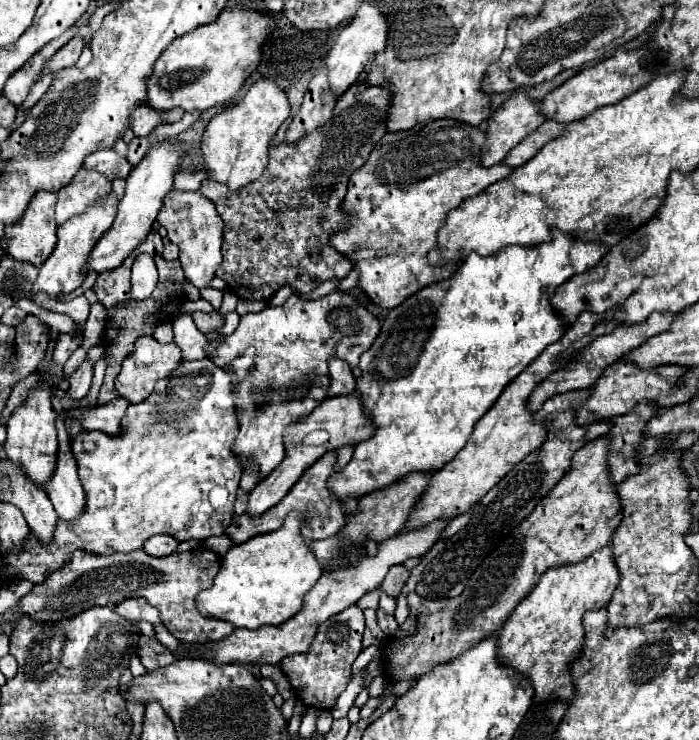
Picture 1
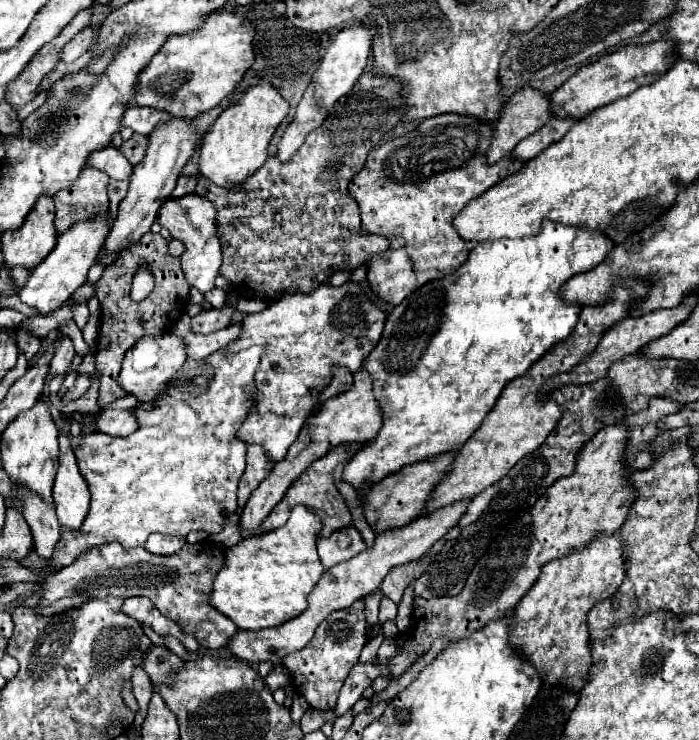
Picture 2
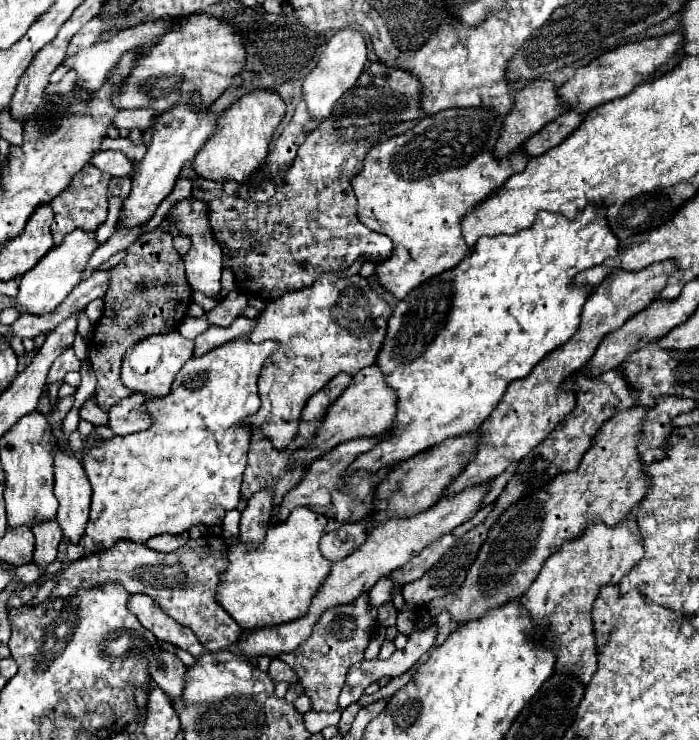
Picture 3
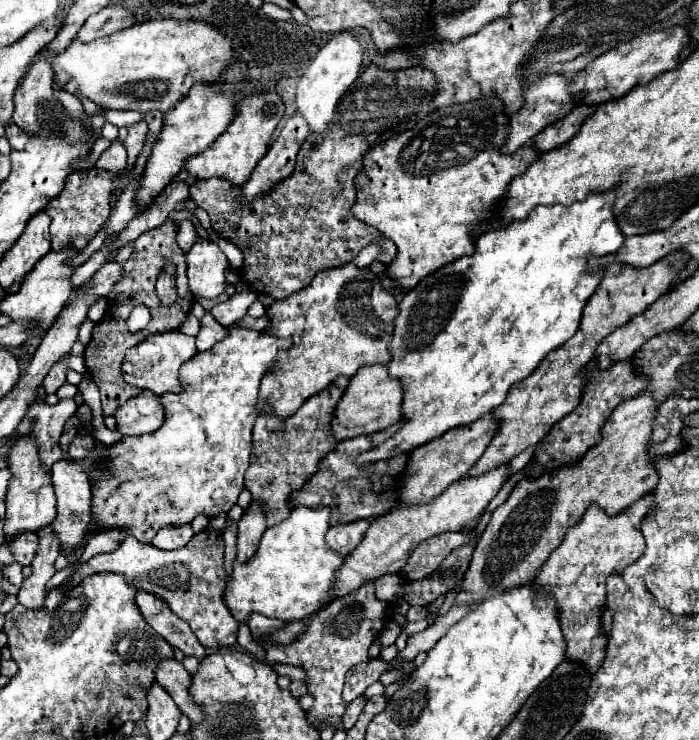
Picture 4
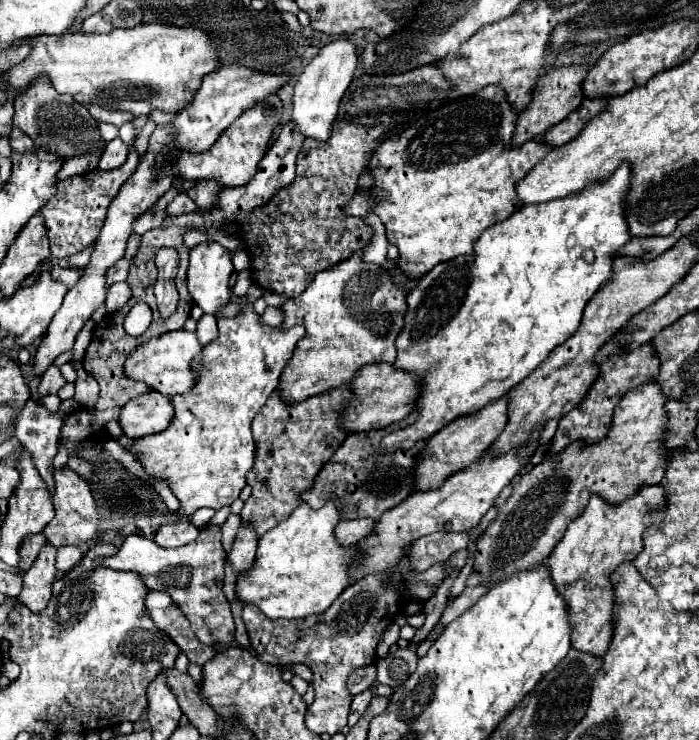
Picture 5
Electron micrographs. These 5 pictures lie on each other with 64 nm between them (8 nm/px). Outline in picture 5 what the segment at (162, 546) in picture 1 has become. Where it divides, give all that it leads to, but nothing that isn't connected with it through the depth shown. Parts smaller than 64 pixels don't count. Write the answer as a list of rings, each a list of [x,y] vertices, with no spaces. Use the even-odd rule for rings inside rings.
[[[180,520],[174,524],[164,524],[158,534],[154,536],[154,542],[166,548],[176,548],[176,546],[184,546],[192,540],[196,540],[200,534],[200,530],[188,522],[188,520]]]

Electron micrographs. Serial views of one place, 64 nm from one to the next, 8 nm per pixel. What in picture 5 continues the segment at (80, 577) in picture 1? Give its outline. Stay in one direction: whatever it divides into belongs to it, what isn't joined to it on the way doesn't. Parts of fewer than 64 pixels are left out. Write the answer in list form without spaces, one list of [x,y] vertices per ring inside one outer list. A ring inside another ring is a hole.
[[[208,524],[200,530],[198,540],[178,548],[162,548],[144,536],[126,536],[116,556],[102,558],[98,562],[114,570],[138,572],[150,590],[166,590],[172,596],[172,600],[190,620],[192,630],[200,642],[230,646],[234,642],[234,620],[230,604],[222,592],[224,560],[226,552],[220,540],[220,526]]]

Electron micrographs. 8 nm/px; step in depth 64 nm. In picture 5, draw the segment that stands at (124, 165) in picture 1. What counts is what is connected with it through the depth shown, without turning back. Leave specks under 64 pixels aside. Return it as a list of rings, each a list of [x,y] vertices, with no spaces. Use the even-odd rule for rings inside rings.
[[[114,138],[106,144],[106,148],[102,152],[100,168],[102,170],[114,170],[126,162],[126,156],[128,156],[128,146],[120,138]]]

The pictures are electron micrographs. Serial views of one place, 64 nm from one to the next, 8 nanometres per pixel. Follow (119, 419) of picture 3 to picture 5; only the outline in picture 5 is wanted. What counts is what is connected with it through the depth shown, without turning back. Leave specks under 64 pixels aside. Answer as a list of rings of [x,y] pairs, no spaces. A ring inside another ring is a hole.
[[[146,392],[134,400],[128,400],[120,412],[118,422],[126,436],[142,438],[166,430],[172,418],[174,406],[170,404],[170,396],[160,392]]]

